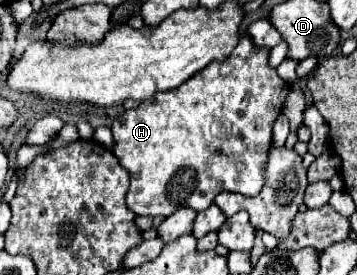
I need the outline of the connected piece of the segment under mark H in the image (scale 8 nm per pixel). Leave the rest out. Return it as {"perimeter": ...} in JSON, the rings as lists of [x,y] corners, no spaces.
{"perimeter":[[[241,36],[239,44],[223,64],[213,62],[213,66],[207,66],[201,74],[189,78],[185,86],[157,94],[157,98],[145,100],[113,120],[113,154],[129,172],[131,184],[125,202],[133,214],[167,218],[173,210],[183,206],[201,212],[213,204],[215,194],[221,190],[243,196],[259,194],[263,184],[261,166],[265,164],[265,154],[273,142],[271,126],[289,94],[289,84],[277,76],[275,68],[267,64],[267,58],[269,50],[253,50],[251,38]]]}

